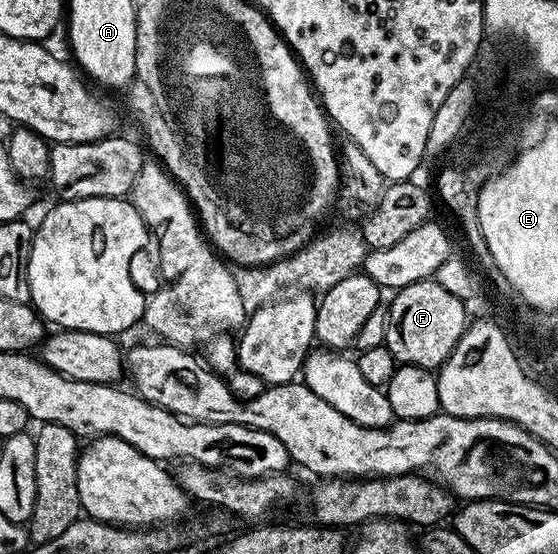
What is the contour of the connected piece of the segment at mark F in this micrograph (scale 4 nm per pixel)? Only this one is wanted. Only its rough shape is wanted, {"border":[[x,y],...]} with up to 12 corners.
{"border":[[434,278],[398,289],[385,347],[438,369],[467,329],[468,305]]}

